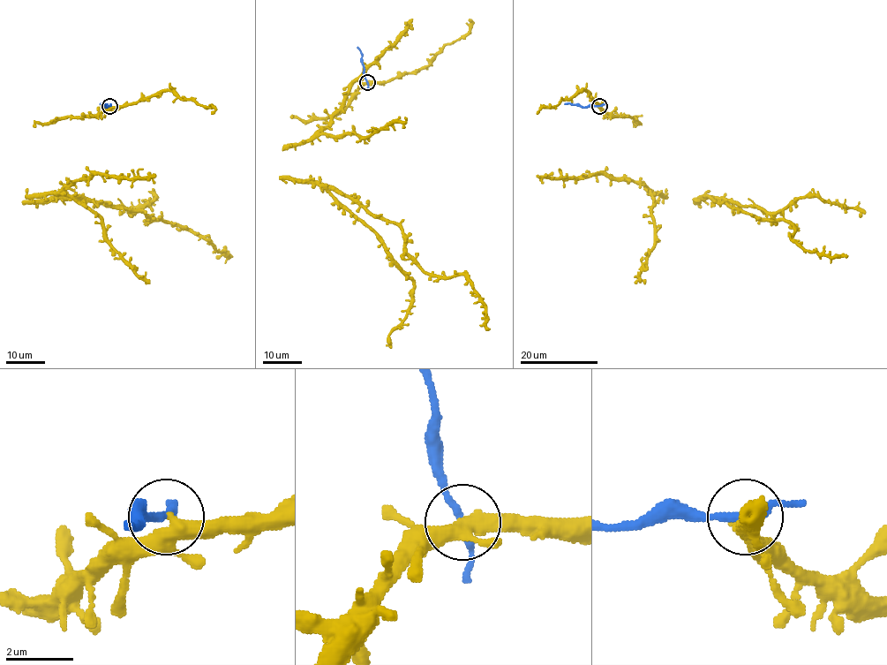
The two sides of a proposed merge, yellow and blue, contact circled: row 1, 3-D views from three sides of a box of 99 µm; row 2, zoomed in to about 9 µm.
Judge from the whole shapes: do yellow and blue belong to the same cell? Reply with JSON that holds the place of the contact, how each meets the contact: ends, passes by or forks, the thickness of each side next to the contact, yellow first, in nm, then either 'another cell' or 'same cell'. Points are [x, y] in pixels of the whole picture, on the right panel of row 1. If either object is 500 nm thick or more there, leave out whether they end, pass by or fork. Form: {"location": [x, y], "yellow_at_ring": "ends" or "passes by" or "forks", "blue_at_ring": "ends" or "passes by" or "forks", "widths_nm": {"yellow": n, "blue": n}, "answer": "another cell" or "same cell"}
{"location": [599, 106], "yellow_at_ring": "passes by", "blue_at_ring": "passes by", "widths_nm": {"yellow": 380, "blue": 200}, "answer": "another cell"}

